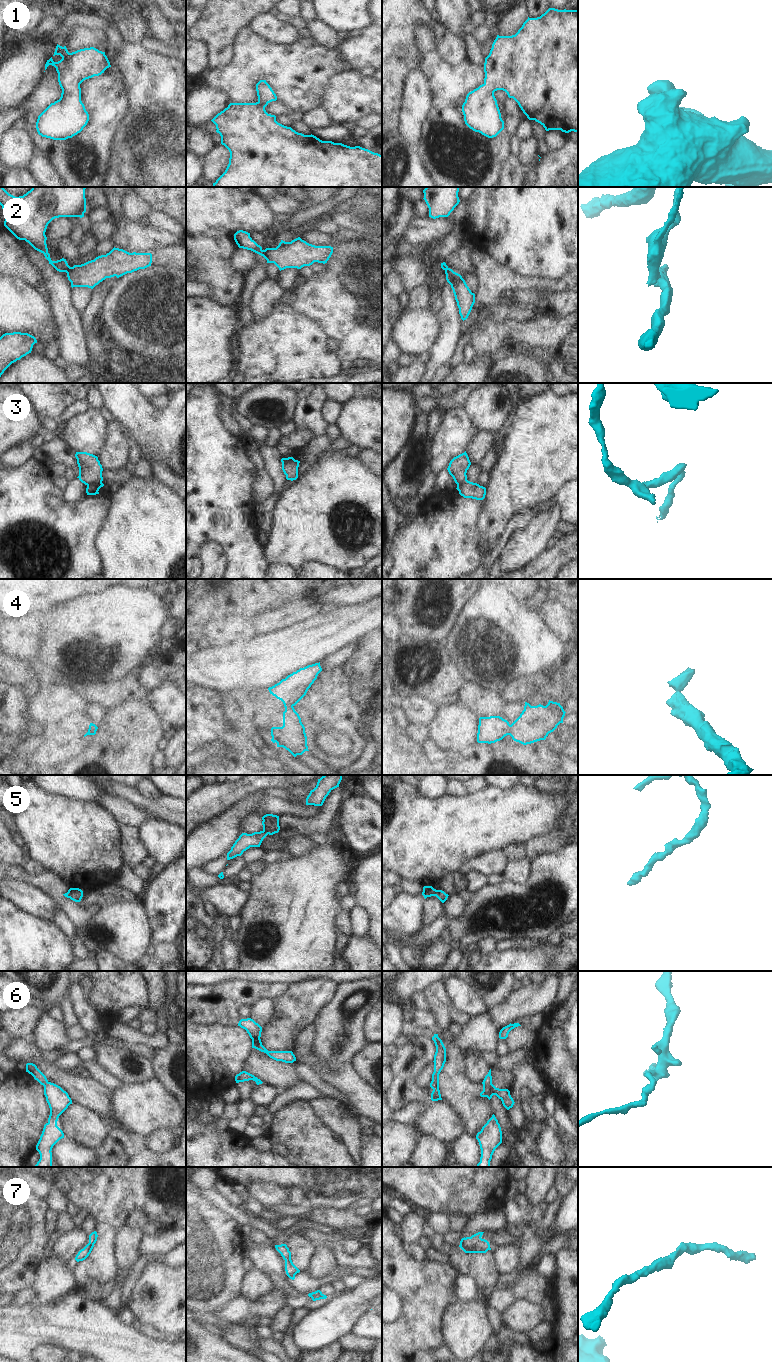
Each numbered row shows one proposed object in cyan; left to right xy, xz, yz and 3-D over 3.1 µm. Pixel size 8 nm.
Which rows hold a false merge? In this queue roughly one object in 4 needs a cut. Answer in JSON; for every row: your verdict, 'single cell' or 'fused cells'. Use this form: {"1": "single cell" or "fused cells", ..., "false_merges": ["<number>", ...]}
{"1": "single cell", "2": "fused cells", "3": "fused cells", "4": "fused cells", "5": "single cell", "6": "single cell", "7": "single cell", "false_merges": ["2", "3", "4"]}

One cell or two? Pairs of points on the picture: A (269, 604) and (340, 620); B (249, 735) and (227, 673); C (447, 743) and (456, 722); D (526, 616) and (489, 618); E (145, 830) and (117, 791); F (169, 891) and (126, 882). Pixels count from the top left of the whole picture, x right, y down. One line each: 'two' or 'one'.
A: two
B: two
C: one
D: one
E: two
F: two

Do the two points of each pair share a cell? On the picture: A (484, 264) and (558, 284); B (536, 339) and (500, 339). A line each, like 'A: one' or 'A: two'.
A: one
B: one

